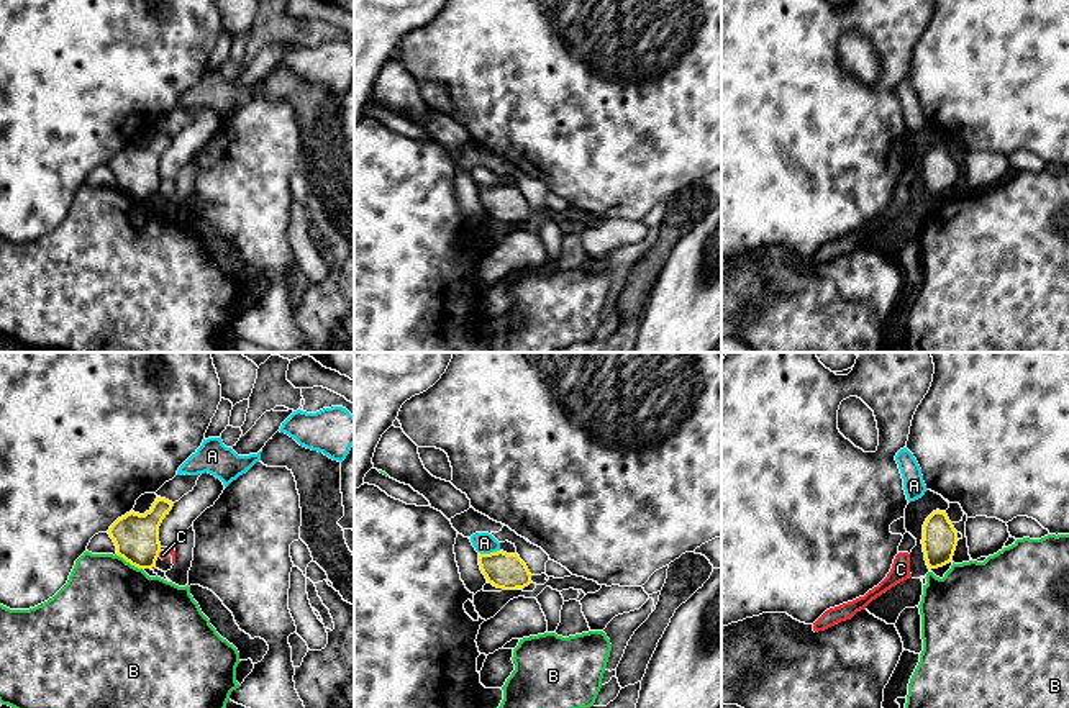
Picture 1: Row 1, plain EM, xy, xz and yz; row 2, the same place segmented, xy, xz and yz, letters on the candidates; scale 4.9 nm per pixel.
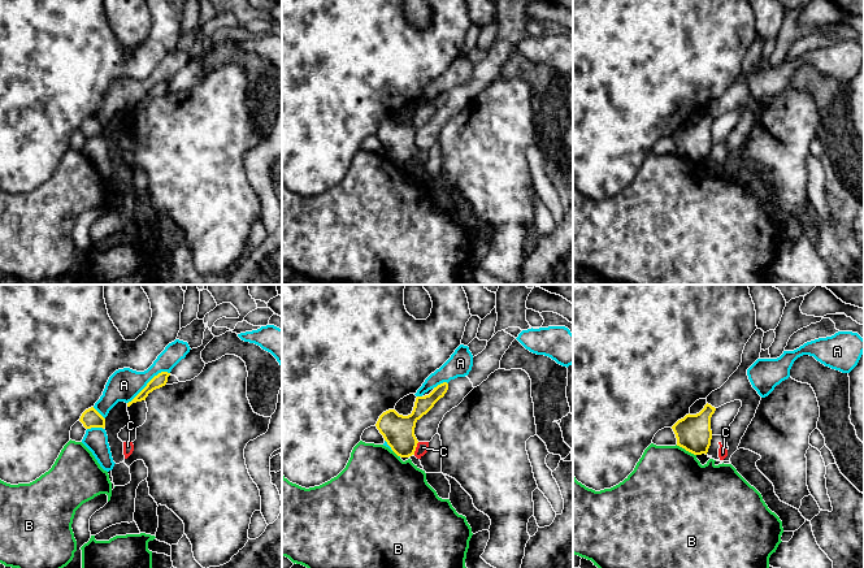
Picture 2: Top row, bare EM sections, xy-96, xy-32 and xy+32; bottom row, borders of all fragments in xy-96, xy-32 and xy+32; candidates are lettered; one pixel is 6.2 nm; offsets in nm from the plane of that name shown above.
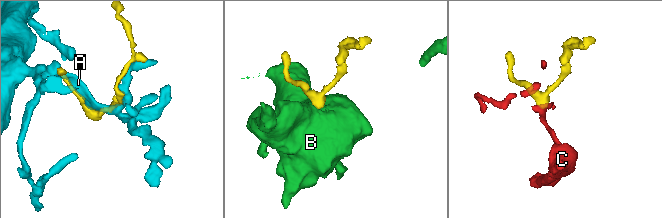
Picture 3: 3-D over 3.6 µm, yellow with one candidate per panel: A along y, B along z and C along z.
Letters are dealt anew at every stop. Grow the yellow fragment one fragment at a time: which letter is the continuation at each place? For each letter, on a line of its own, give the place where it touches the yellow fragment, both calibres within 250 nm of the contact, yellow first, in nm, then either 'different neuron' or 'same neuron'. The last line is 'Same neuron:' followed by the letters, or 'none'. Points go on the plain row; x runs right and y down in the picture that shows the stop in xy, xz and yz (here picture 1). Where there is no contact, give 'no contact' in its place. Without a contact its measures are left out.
A: xz (491, 186) | 180/110 nm | different neuron
B: xy (128, 194) | 220/480 nm | different neuron
C: xy (158, 187) | 220/50 nm | different neuron
Same neuron: none

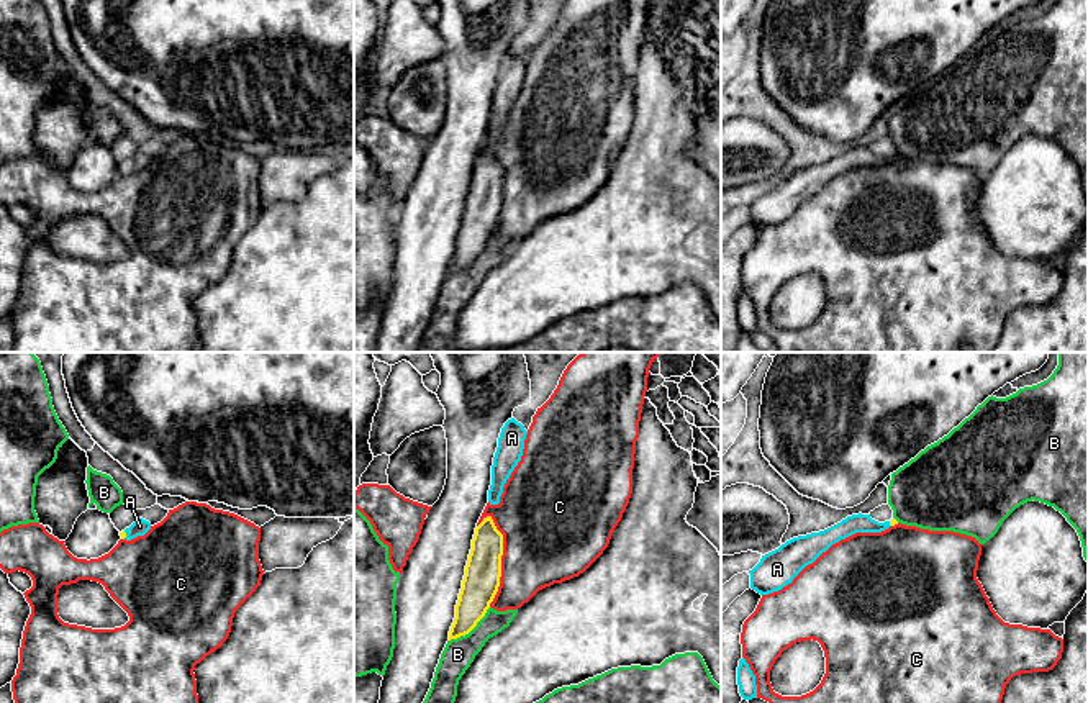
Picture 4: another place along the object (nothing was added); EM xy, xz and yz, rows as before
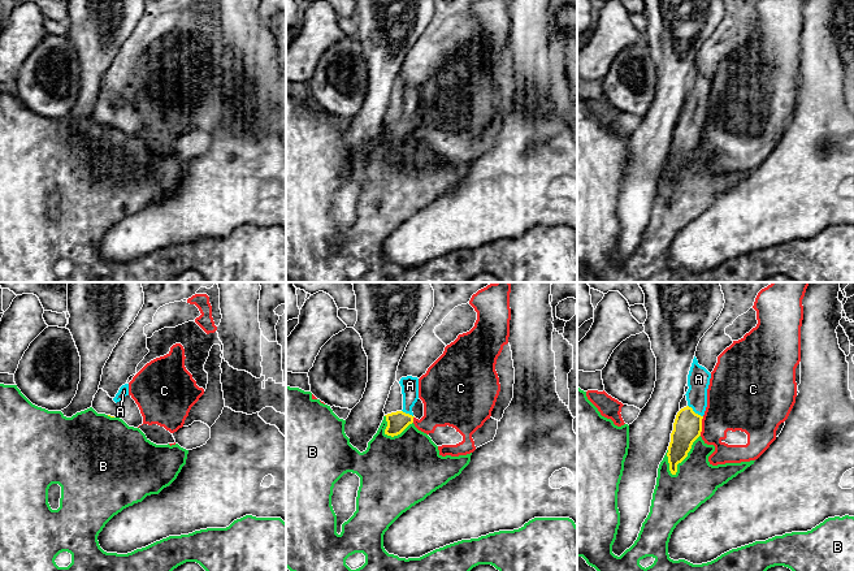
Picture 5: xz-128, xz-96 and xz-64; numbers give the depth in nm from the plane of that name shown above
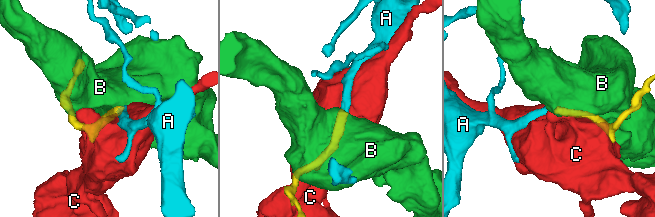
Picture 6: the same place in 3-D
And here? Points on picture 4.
A: xy (125, 167) | 30/80 nm | same neuron
B: xz (471, 263) | 180/150 nm | different neuron
C: xz (500, 194) | 180/440 nm | different neuron
Same neuron: A

